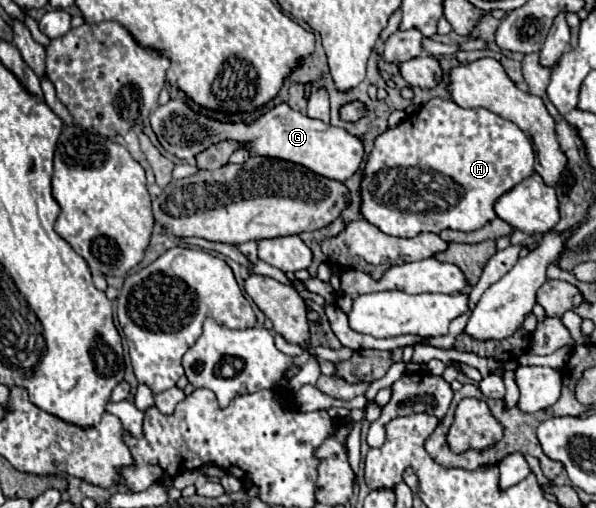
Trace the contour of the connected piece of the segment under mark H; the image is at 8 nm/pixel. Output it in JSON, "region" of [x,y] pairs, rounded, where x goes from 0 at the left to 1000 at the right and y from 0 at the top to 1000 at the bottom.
{"region":[[[728,191],[691,226],[691,238],[678,234],[664,254],[631,270],[611,341],[607,427],[648,463],[698,467],[711,455],[738,459],[745,451],[789,459],[832,431],[829,400],[896,341],[896,289],[859,238],[819,215],[775,215],[755,195]]]}

